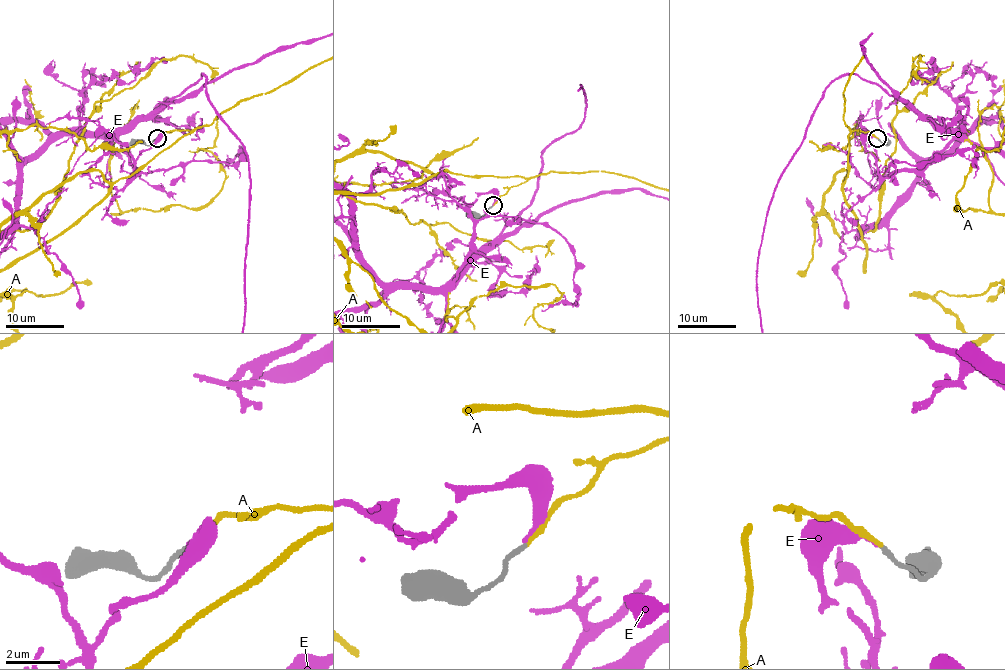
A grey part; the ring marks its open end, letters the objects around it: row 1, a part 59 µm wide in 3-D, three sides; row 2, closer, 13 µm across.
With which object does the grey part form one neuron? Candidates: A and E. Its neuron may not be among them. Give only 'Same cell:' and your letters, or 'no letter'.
Same cell: A

